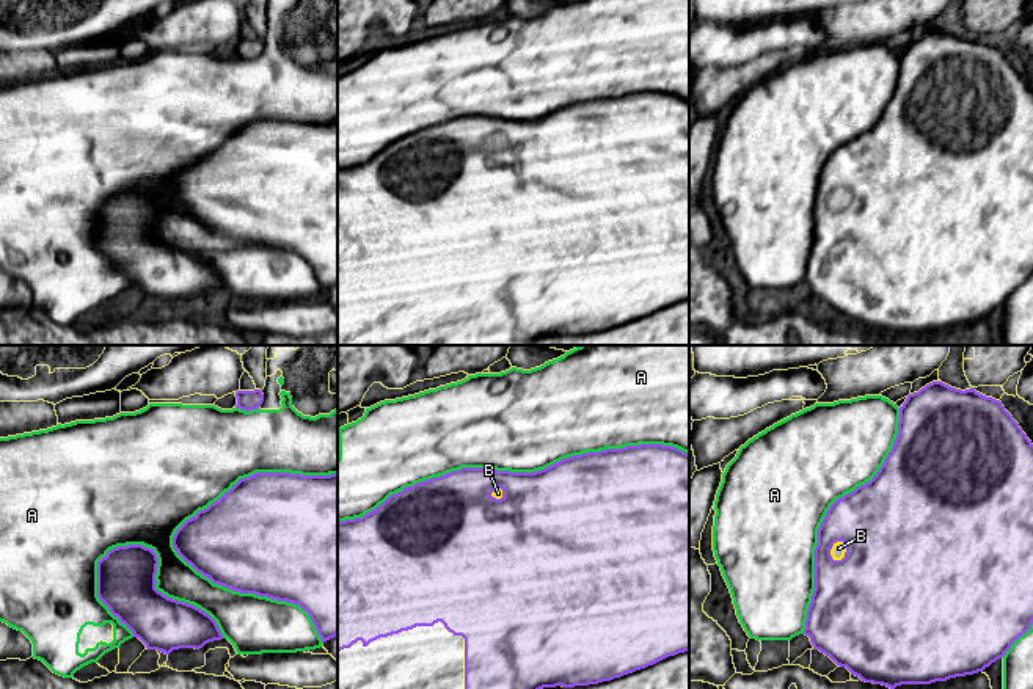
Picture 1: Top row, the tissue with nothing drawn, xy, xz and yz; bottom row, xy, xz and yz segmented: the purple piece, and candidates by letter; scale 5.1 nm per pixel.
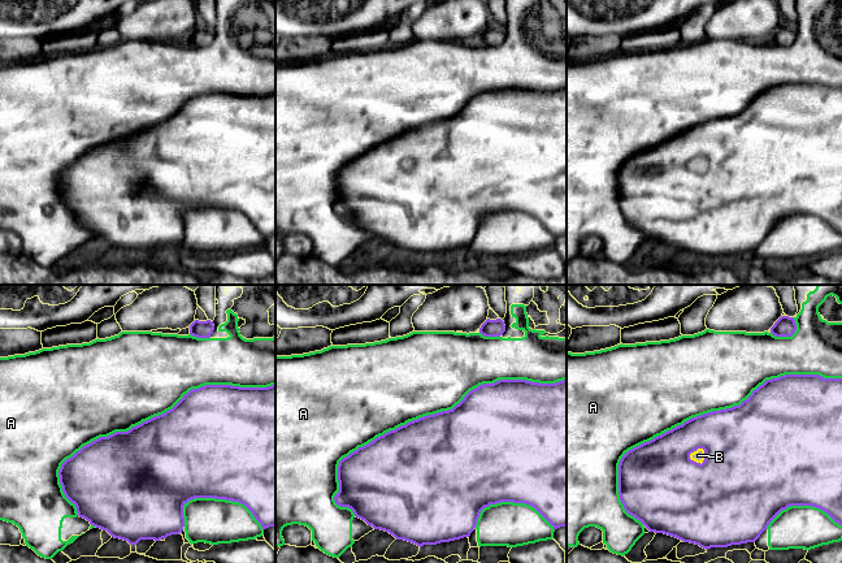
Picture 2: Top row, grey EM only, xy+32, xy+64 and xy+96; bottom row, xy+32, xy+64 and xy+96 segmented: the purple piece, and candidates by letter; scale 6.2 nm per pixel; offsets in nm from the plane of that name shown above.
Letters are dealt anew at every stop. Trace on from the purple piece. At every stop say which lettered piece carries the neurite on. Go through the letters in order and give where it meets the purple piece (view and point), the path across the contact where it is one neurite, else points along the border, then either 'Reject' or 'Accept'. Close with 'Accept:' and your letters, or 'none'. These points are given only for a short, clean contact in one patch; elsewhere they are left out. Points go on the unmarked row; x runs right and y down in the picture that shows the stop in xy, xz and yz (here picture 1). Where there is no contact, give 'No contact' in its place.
A: Touches purple at xz (512, 121). Reject
B: Touches purple at yz (831, 196). Path across: yz (872, 170), (851, 190), (831, 196), (839, 196). Accept
Accept: B

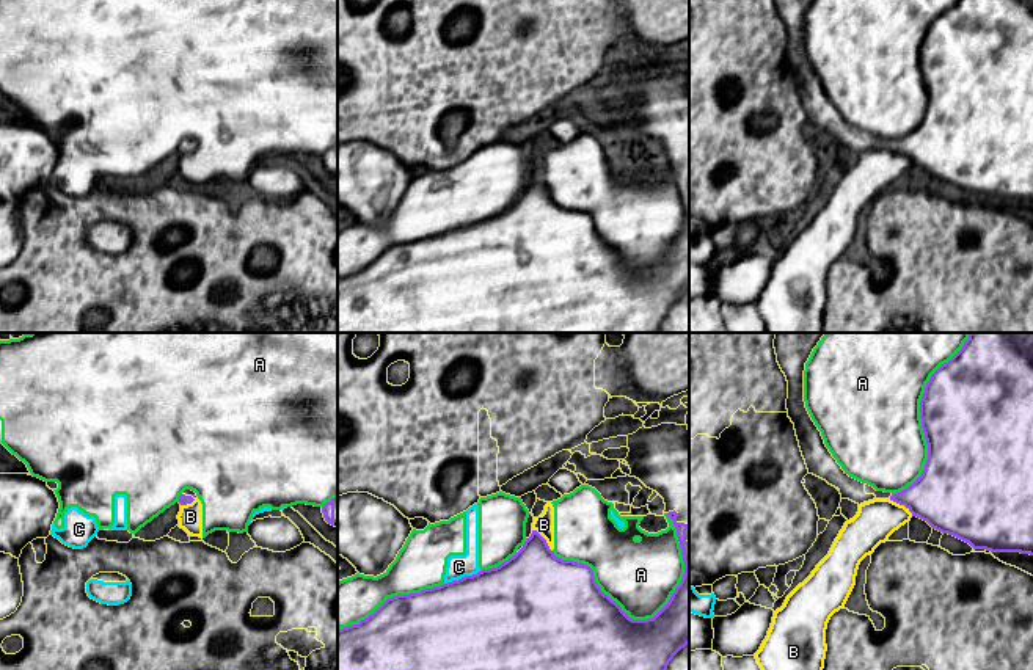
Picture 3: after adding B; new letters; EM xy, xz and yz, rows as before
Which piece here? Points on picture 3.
A: Touches purple at xz (619, 254). Reject
B: Touches purple at yz (901, 152). Boundary: yz (889, 148), (901, 152), (912, 163). Reject
C: Touches purple at xz (462, 226). Reject
Accept: none

